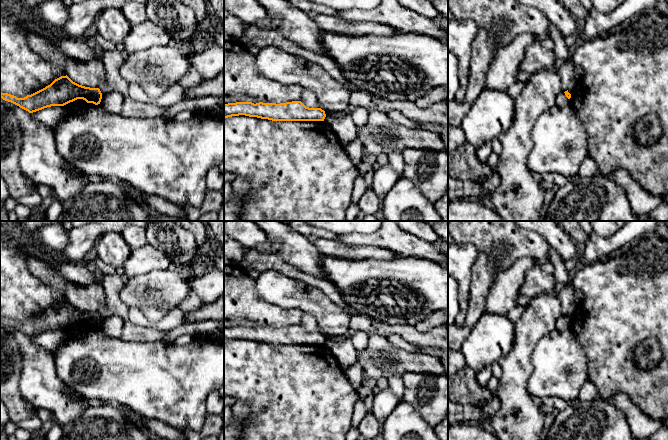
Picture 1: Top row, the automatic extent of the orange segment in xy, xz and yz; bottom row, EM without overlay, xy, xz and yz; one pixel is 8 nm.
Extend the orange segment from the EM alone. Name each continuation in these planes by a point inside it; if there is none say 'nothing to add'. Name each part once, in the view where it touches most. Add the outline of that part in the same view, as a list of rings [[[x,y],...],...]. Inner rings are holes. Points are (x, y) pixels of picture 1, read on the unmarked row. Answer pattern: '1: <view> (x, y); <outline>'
nothing to add

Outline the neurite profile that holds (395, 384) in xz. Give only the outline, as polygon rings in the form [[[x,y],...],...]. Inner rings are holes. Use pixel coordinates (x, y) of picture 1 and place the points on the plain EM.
[[[391,377],[388,379],[389,389],[395,394],[395,396],[402,401],[404,394],[404,384],[402,377]]]

